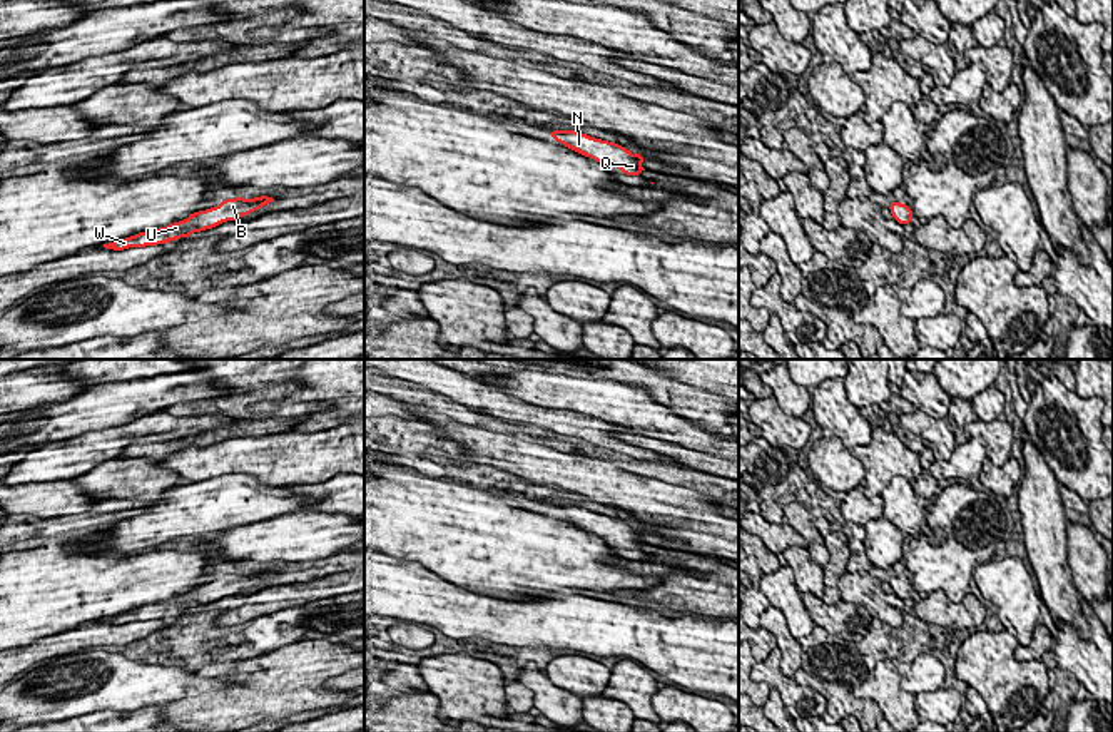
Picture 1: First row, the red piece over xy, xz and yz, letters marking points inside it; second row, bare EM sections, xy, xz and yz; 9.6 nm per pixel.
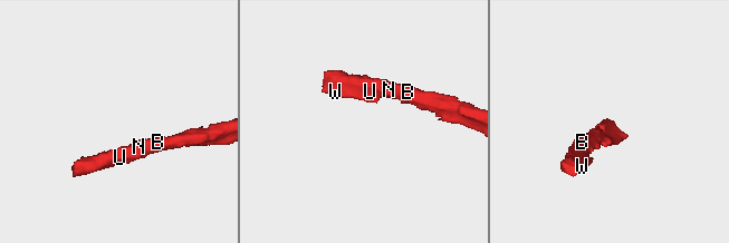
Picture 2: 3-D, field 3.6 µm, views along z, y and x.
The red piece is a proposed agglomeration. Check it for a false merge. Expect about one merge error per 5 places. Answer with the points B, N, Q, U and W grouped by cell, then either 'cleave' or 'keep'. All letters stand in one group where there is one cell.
B N Q U W | keep

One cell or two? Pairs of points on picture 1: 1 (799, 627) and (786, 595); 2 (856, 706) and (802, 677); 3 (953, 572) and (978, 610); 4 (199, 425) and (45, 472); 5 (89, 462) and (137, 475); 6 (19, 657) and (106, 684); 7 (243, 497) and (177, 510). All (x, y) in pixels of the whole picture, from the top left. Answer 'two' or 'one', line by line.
1: one
2: one
3: two
4: one
5: two
6: two
7: one

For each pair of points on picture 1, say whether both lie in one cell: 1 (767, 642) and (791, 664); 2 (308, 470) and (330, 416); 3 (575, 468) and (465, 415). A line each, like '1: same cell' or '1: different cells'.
1: different cells
2: different cells
3: different cells

